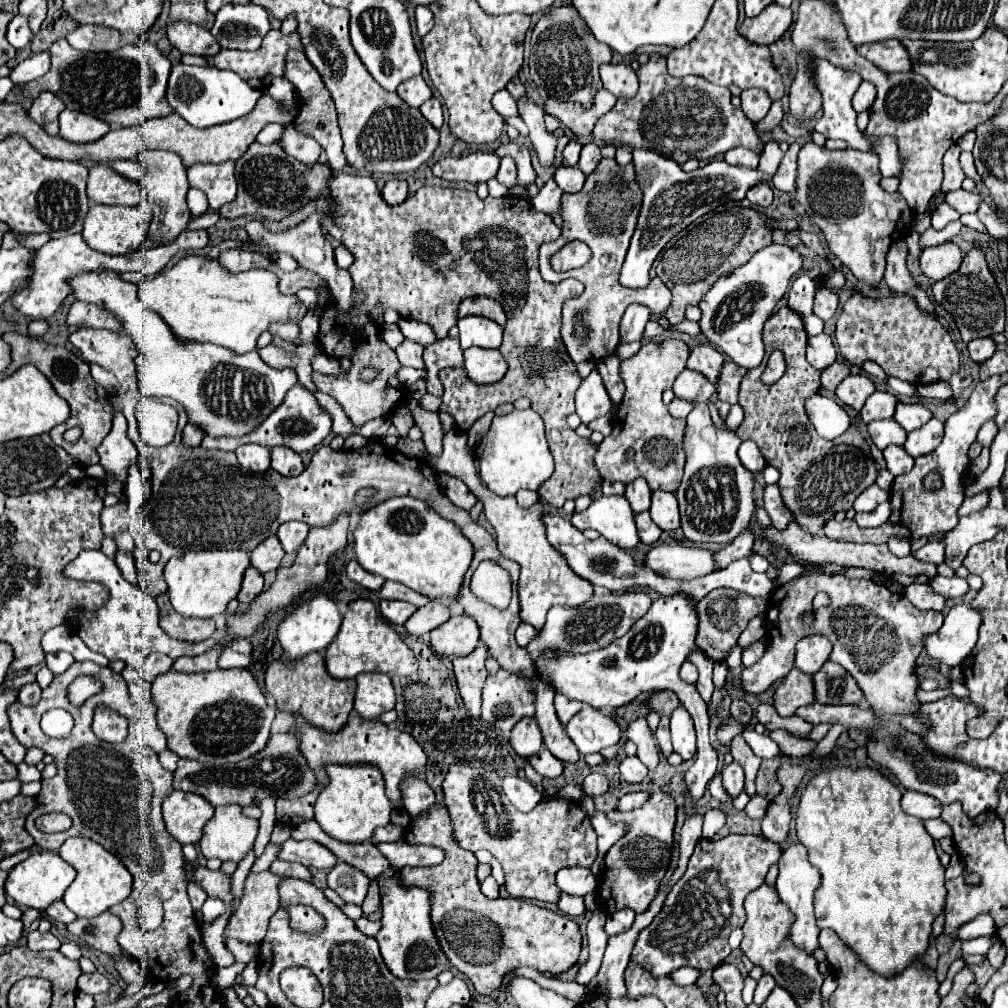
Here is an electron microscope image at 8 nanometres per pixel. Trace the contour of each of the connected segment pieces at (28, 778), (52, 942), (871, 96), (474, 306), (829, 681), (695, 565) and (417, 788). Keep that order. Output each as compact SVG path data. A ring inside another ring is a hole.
M20 764L18 766L18 778L20 782L34 782L34 780L42 780L42 774L36 766L30 766L30 764Z
M34 930L28 934L28 948L30 950L58 950L60 942L52 932Z
M862 81L858 90L852 98L852 106L857 113L869 110L876 98L875 86L868 82Z
M484 296L462 300L462 304L460 304L460 308L458 308L458 318L470 316L470 314L490 318L490 320L498 322L500 326L504 326L506 320L508 320L508 318L506 318L506 312L504 312L504 308L502 308L502 304L496 302L496 300L492 300L492 298L484 298Z
M826 662L822 670L814 674L814 692L816 692L816 700L820 700L822 704L858 704L864 696L856 680L840 664L834 662Z
M658 544L644 556L644 564L656 574L676 580L694 580L714 570L706 548L688 548L682 544Z
M418 778L404 780L402 796L404 796L404 808L412 816L412 820L420 818L420 814L426 814L428 808L432 808L434 804L432 788L424 780L418 780Z

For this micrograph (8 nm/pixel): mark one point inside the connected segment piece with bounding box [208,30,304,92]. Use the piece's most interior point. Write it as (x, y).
(259, 68)

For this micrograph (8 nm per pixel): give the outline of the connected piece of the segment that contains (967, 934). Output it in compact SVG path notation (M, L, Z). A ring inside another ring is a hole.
M982 914L970 922L966 922L960 930L958 930L958 938L960 940L972 940L972 938L978 938L978 936L992 936L996 934L996 926L994 926L994 920L992 916L988 914Z

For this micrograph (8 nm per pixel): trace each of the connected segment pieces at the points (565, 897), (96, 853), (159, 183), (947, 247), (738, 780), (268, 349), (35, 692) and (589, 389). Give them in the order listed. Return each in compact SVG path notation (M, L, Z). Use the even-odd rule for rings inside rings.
M566 892L560 894L560 900L556 902L556 906L560 908L560 912L564 912L568 916L582 916L586 912L584 898L582 896L570 896Z
M68 838L64 846L60 846L60 856L78 872L76 880L68 886L64 894L64 904L80 918L92 918L96 914L106 912L108 908L120 904L124 898L128 898L132 890L132 874L112 856L108 850L104 850L100 844L88 838Z
M148 150L142 154L142 160L146 162L146 176L142 178L142 184L146 186L148 192L148 202L152 204L154 210L154 218L156 226L158 224L166 224L168 226L168 234L166 234L166 242L176 240L176 236L180 236L186 228L190 218L188 206L186 206L186 192L188 192L188 180L186 180L186 168L182 166L182 160L178 154L174 152L166 152L166 150Z
M944 242L938 246L930 246L922 250L920 256L920 268L924 276L928 276L932 282L946 278L948 274L956 272L962 262L962 252L954 242Z
M738 762L726 764L720 770L720 774L722 774L722 784L728 790L728 794L732 798L736 798L742 792L742 788L744 788L744 770L742 770L742 766Z
M268 344L268 346L264 346L264 348L258 348L258 354L260 354L260 358L268 364L268 366L272 366L272 368L286 368L290 362L288 362L288 354L284 352L284 350L280 350L280 348L276 348L274 344Z
M32 682L32 684L26 684L20 688L18 702L24 706L36 706L40 702L40 696L42 696L42 688L36 682Z
M592 370L580 384L576 392L576 414L584 424L600 418L610 416L614 408L614 402L610 400L608 392L604 392L604 384L600 380L600 374Z

